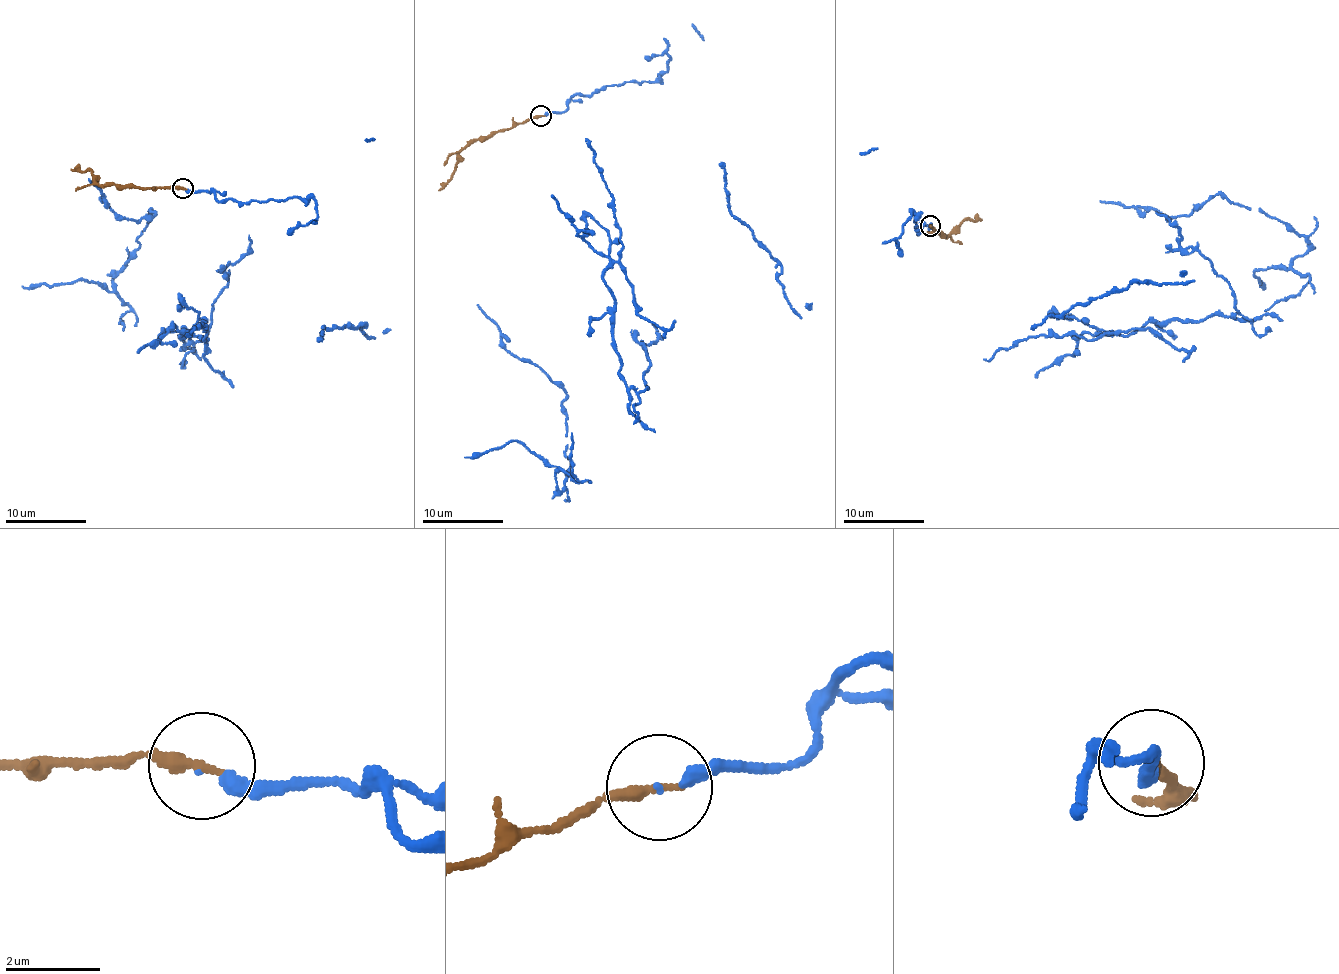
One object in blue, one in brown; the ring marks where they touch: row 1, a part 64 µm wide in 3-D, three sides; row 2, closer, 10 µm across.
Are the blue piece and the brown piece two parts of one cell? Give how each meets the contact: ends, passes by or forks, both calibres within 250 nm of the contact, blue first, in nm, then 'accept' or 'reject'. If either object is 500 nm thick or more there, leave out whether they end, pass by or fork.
blue ends | brown ends | 190/280 nm | accept

